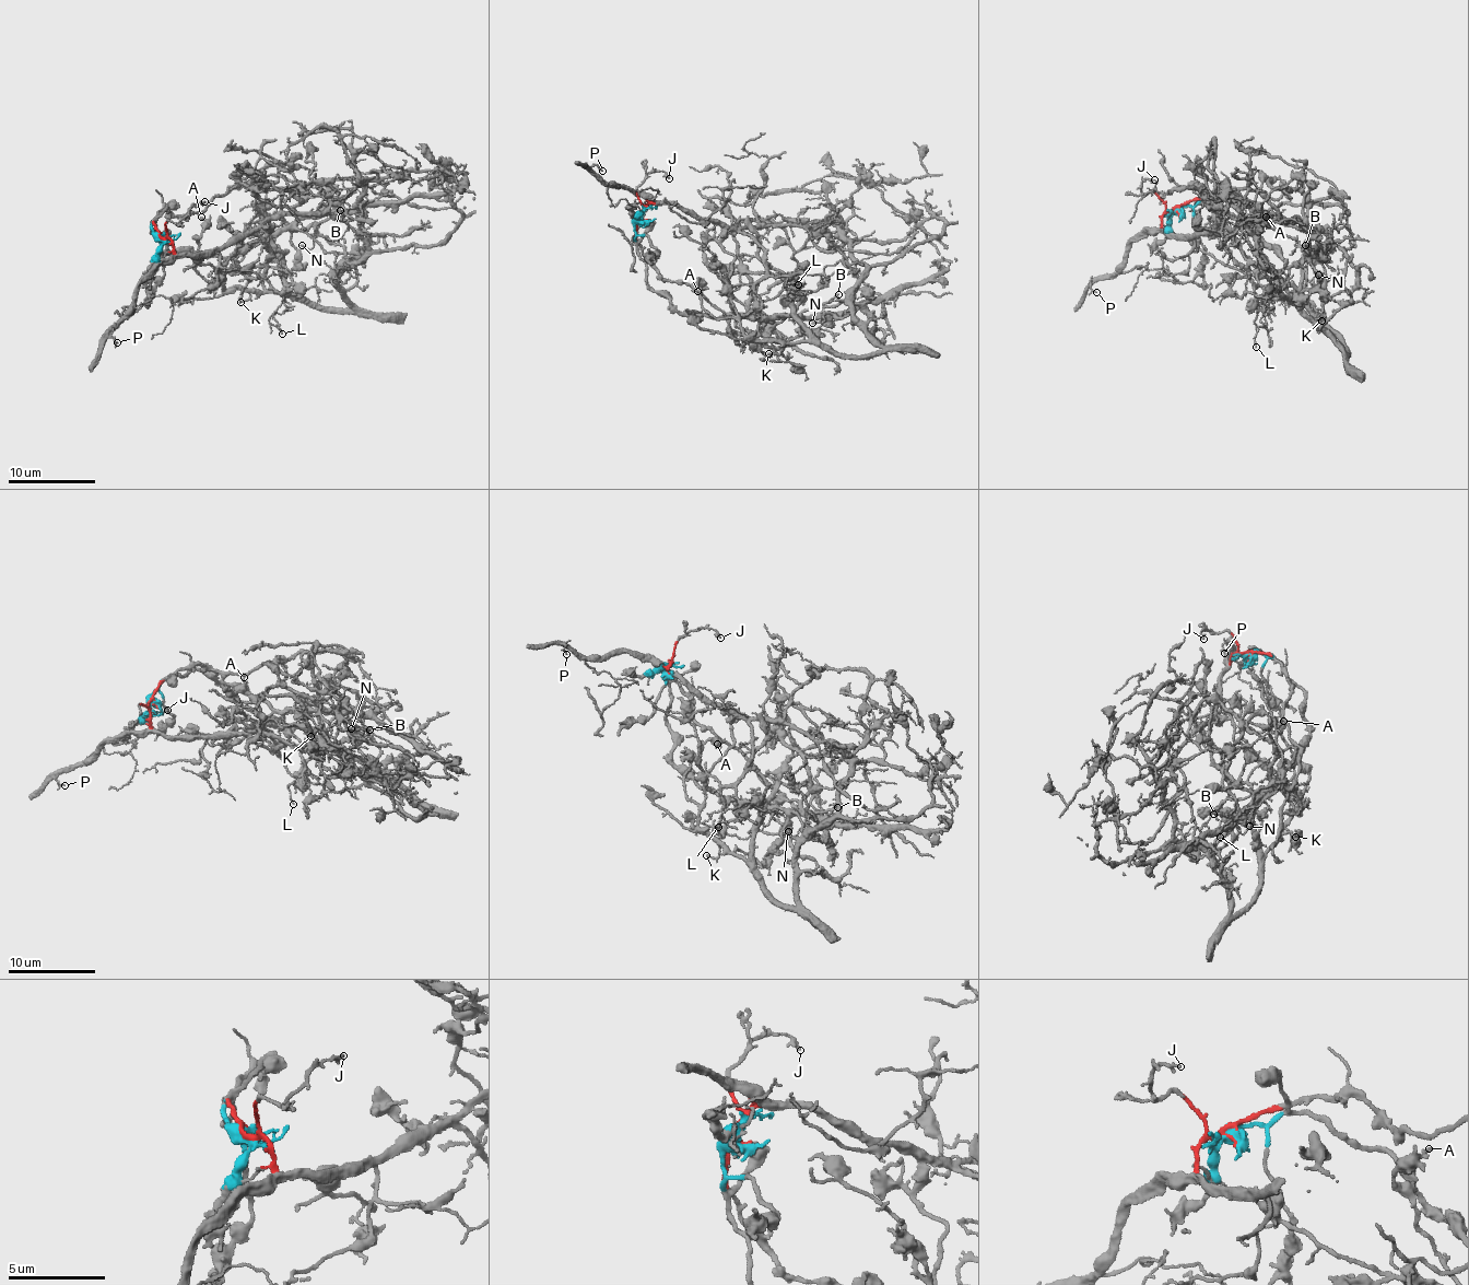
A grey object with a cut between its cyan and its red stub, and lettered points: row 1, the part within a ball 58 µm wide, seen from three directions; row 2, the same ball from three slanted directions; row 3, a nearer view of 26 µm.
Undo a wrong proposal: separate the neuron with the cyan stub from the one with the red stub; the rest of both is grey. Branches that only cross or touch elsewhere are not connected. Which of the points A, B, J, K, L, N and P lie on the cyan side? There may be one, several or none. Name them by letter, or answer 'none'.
A, B, K, N

